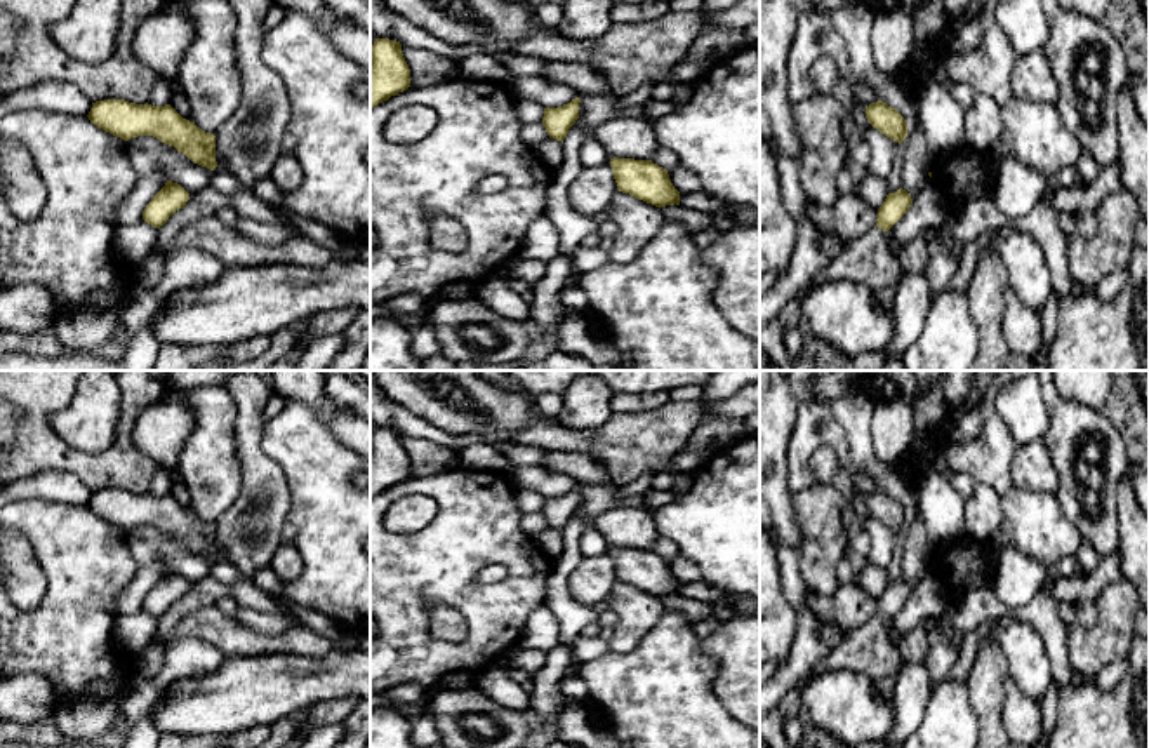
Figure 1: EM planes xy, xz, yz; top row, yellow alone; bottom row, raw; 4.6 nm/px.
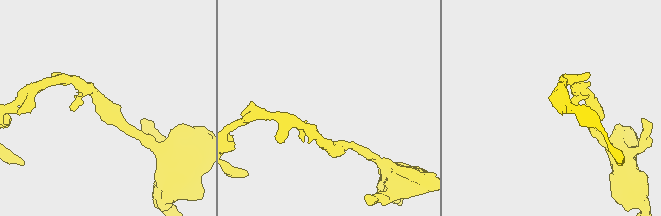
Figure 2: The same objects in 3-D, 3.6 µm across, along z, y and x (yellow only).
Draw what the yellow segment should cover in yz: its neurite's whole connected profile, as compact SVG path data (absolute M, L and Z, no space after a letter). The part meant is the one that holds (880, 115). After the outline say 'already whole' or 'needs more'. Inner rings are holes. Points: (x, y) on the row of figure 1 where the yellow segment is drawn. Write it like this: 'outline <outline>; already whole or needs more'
outline M876 101L866 106L866 118L874 129L899 144L907 136L907 124L904 117L883 101Z; already whole

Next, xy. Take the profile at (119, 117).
outline M104 99L92 103L87 117L94 125L123 141L153 136L202 167L210 170L217 167L216 136L183 118L170 104L151 106Z; already whole

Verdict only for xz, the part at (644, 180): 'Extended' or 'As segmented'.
As segmented

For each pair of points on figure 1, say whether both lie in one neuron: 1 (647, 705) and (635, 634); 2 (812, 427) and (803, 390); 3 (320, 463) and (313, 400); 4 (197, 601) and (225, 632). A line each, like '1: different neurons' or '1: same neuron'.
1: different neurons
2: different neurons
3: different neurons
4: different neurons

